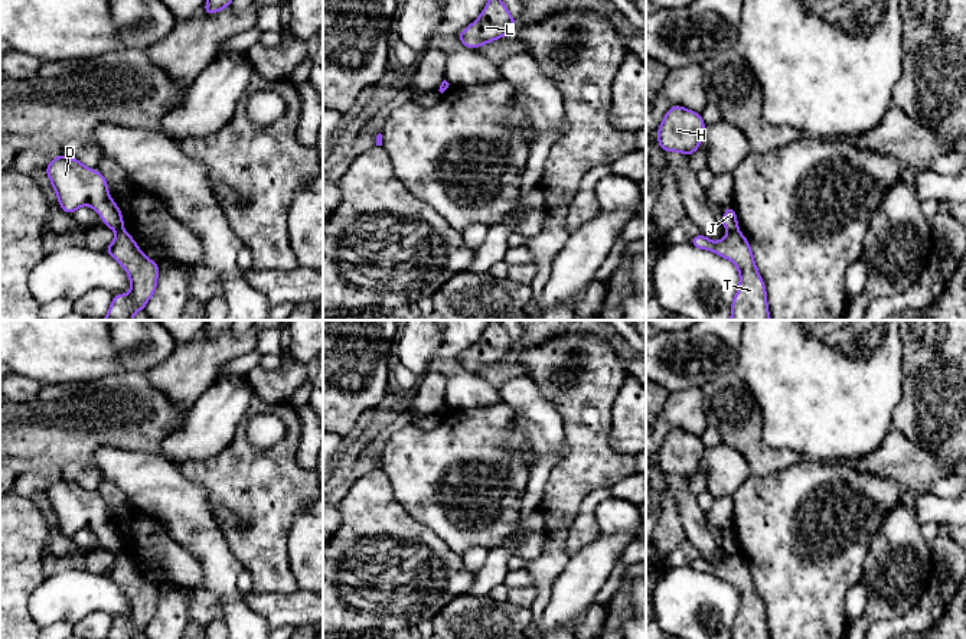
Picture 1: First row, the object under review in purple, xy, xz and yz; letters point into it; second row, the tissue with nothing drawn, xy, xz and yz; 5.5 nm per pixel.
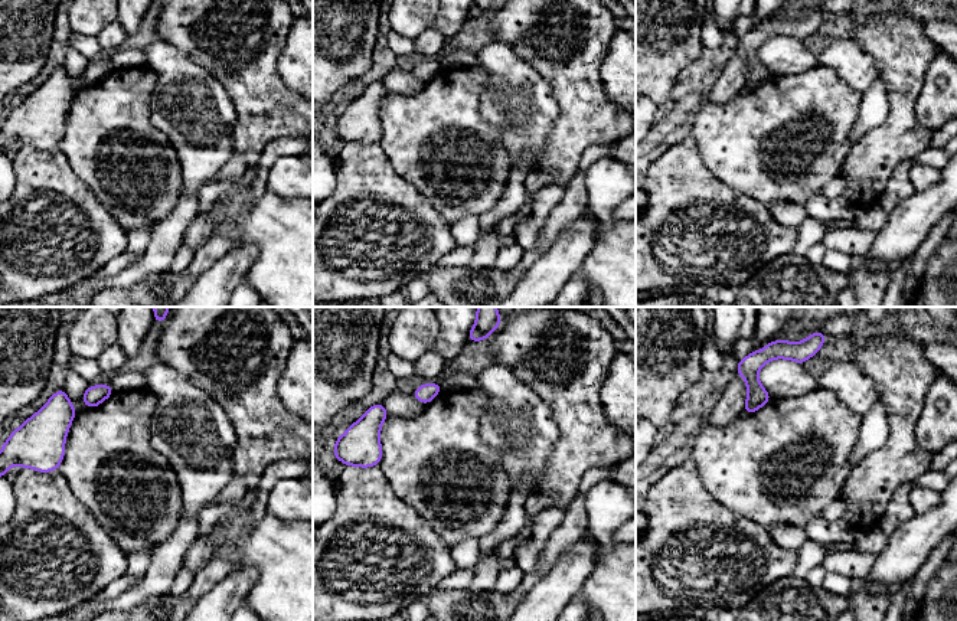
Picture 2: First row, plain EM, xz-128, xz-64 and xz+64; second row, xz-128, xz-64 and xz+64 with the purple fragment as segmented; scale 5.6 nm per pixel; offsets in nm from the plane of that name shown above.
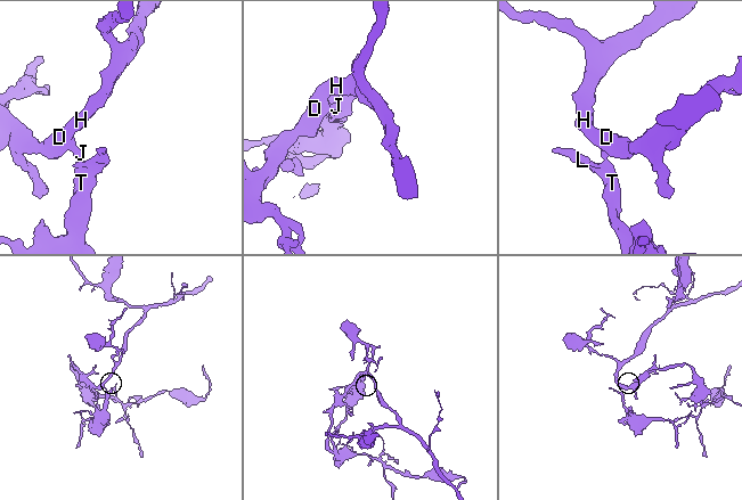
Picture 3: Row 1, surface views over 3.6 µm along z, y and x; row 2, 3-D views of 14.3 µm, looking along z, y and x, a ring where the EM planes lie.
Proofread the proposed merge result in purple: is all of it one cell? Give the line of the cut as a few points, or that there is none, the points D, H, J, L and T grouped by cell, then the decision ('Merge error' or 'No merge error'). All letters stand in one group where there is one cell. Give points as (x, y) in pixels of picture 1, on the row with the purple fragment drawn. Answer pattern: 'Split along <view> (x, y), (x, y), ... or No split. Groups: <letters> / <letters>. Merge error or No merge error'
Split along yz (737, 228), (730, 232). Groups: D H J / L T. Merge error

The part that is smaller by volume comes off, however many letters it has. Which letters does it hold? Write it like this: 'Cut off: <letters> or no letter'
Cut off: L, T

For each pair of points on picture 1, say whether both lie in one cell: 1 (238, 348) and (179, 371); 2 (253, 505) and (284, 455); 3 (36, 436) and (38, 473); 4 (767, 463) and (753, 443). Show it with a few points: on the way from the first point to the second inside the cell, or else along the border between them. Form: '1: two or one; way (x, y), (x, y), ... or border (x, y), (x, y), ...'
1: one; way (224, 348), (206, 355), (193, 367)
2: one; way (261, 492), (268, 485), (276, 468)
3: two; border (38, 463), (48, 466)
4: one; way (763, 459), (753, 447)

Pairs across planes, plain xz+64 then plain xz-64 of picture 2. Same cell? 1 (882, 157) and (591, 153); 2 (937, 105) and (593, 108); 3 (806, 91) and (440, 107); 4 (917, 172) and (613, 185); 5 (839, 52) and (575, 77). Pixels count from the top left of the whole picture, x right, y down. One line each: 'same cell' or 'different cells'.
1: different cells
2: different cells
3: same cell
4: same cell
5: different cells

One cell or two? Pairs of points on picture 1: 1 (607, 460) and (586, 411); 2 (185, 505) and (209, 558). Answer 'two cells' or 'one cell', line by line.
1: one cell
2: one cell

